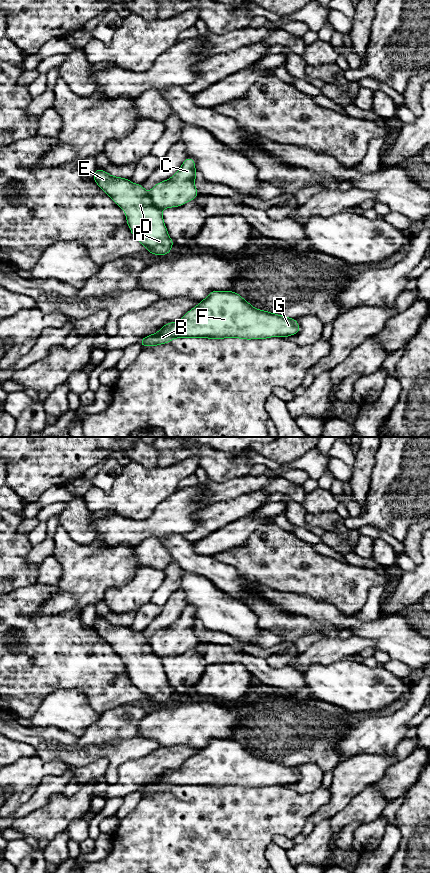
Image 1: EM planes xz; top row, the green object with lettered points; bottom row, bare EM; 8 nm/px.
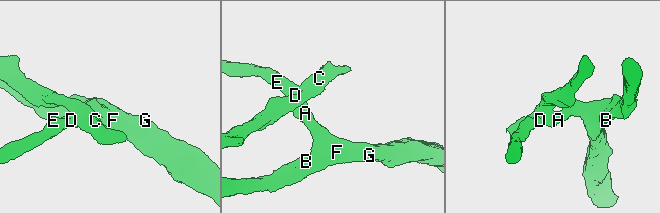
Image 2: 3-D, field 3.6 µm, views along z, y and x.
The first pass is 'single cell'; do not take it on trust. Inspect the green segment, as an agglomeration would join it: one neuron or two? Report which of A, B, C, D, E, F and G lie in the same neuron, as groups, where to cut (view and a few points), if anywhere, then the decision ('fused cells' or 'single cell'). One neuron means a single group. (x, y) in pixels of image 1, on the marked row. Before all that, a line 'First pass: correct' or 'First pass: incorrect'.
First pass: incorrect
A B D E F G / C; cut in xz along (148, 192), (151, 203), (161, 211); fused cells

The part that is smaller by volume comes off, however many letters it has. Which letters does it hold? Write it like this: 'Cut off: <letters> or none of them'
Cut off: C

